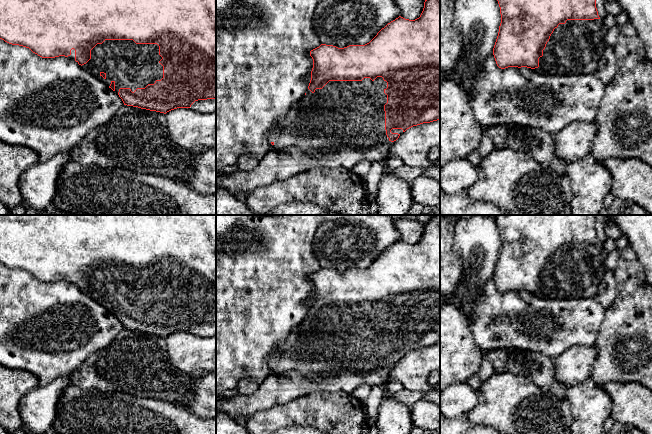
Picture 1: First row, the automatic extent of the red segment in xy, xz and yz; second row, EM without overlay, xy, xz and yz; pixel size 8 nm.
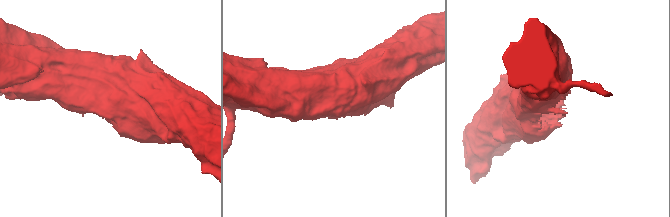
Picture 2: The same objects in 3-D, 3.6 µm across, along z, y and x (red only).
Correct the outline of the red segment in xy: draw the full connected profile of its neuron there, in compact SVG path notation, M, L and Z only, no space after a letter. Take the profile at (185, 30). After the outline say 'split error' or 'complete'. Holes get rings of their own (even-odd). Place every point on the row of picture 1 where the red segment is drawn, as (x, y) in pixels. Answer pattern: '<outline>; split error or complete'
M0 0L0 39L12 45L29 48L33 53L42 58L65 56L70 60L76 61L82 68L115 91L122 99L124 105L127 106L166 114L177 108L190 108L198 100L216 98L216 0Z; split error

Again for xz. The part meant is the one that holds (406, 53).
M425 0L424 8L419 18L409 20L399 16L382 28L365 45L349 45L344 48L338 48L333 45L321 44L310 51L310 56L313 59L313 68L308 90L289 110L283 124L274 127L268 134L268 140L275 151L284 151L290 148L307 151L325 148L372 147L389 141L396 141L403 132L413 126L440 120L440 0Z; split error

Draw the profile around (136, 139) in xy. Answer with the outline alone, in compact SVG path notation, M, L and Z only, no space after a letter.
M123 105L105 124L90 131L85 138L71 150L75 162L84 166L103 168L123 168L133 172L159 175L169 178L184 178L193 162L193 154L178 146L170 137L166 114Z

